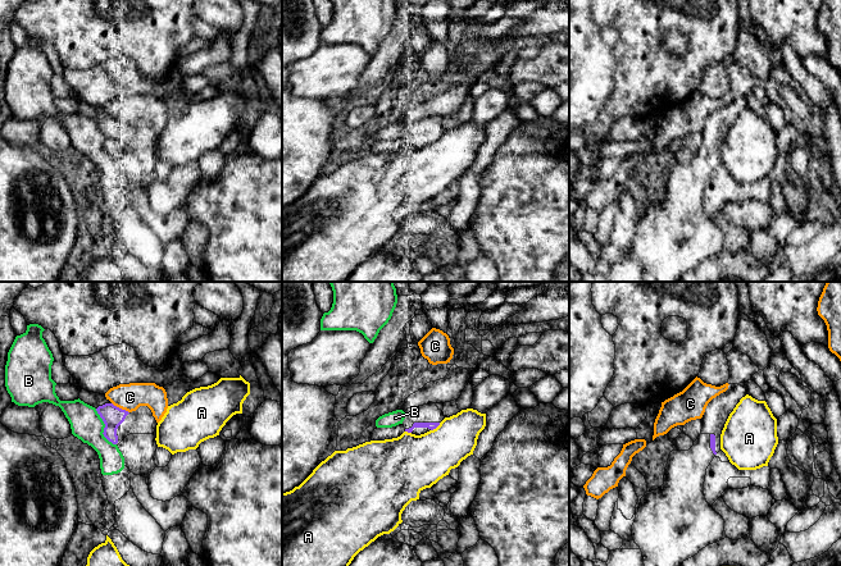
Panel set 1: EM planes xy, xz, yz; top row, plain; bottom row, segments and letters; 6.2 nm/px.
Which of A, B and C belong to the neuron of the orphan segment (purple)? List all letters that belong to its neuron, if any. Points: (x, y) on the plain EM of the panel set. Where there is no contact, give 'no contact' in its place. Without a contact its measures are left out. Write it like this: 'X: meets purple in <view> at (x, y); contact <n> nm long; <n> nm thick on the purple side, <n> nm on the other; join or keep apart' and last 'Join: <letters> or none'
A: meets purple in xz at (435, 141); contact 80 nm long; 50 nm thick on the purple side, 340 nm on the other; keep apart
B: meets purple in xy at (104, 141); contact 260 nm long; 140 nm thick on the purple side, 200 nm on the other; keep apart
C: meets purple in xy at (121, 122); contact 130 nm long; 140 nm thick on the purple side, 170 nm on the other; keep apart
Join: none

